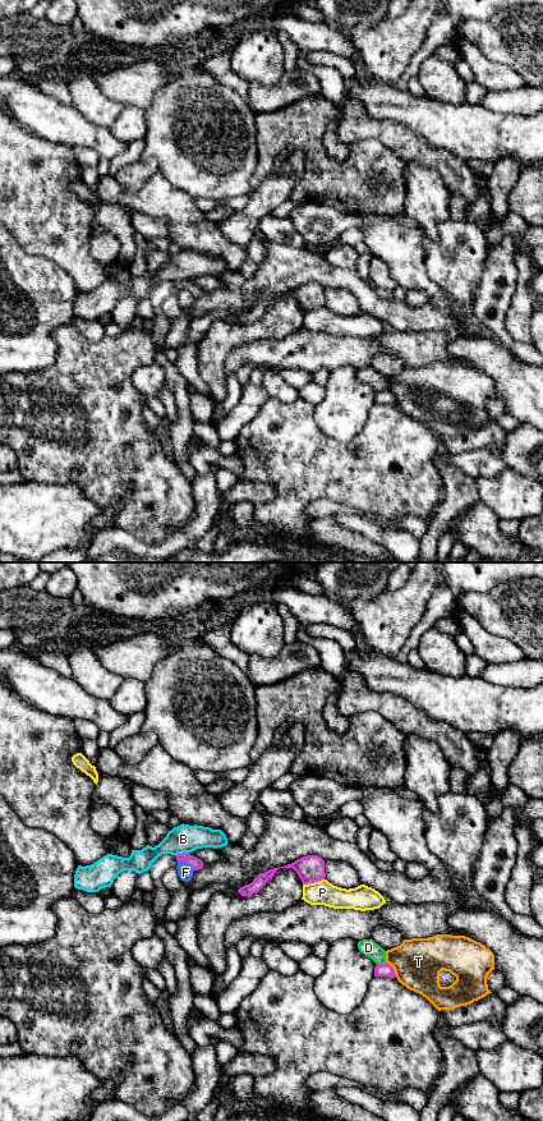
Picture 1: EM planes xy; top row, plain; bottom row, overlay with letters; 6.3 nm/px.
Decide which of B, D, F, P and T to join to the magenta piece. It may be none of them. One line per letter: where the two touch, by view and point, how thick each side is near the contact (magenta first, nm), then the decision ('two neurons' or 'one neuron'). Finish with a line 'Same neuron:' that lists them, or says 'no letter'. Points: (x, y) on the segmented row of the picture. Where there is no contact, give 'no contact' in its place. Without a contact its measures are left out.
B: xy (183, 853) | 70/180 nm | two neurons
D: xy (381, 964) | 80/100 nm | two neurons
F: xy (187, 862) | 70/100 nm | two neurons
P: xy (313, 882) | 170/160 nm | two neurons
T: xy (392, 969) | 80/300 nm | two neurons
Same neuron: no letter

